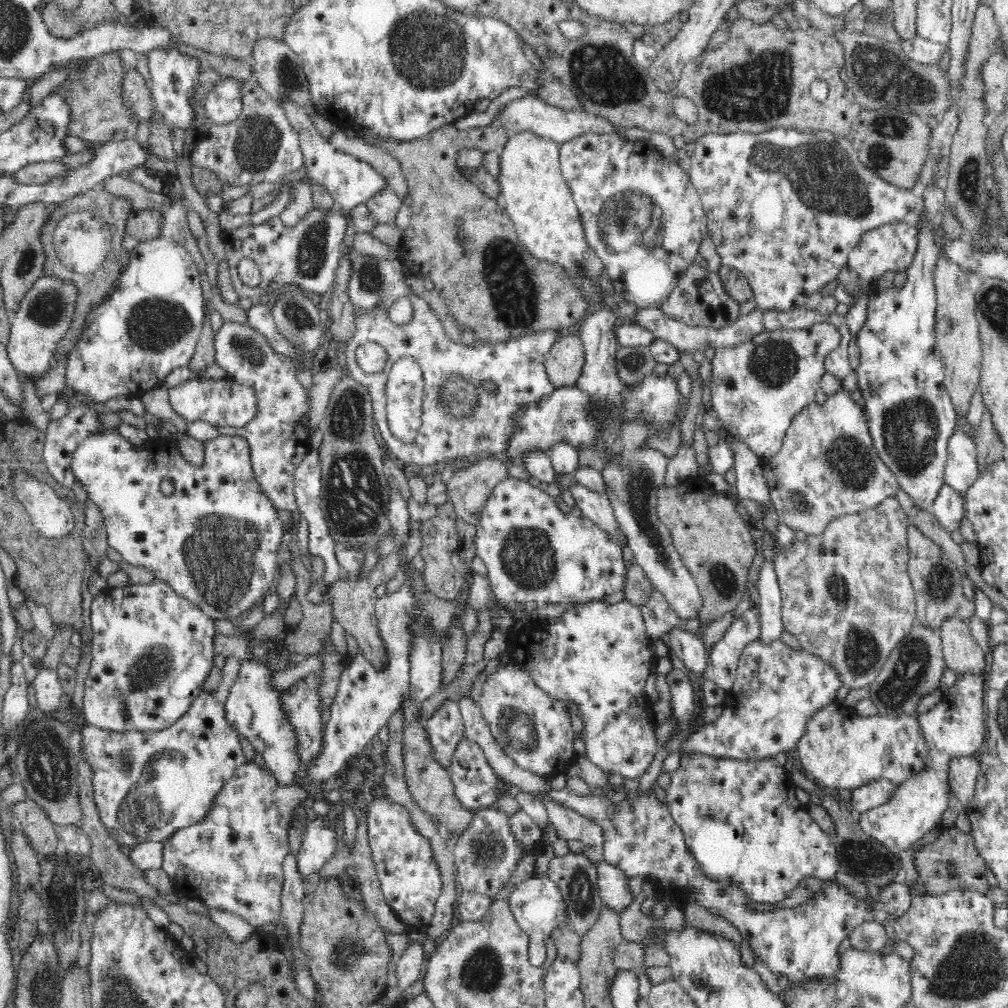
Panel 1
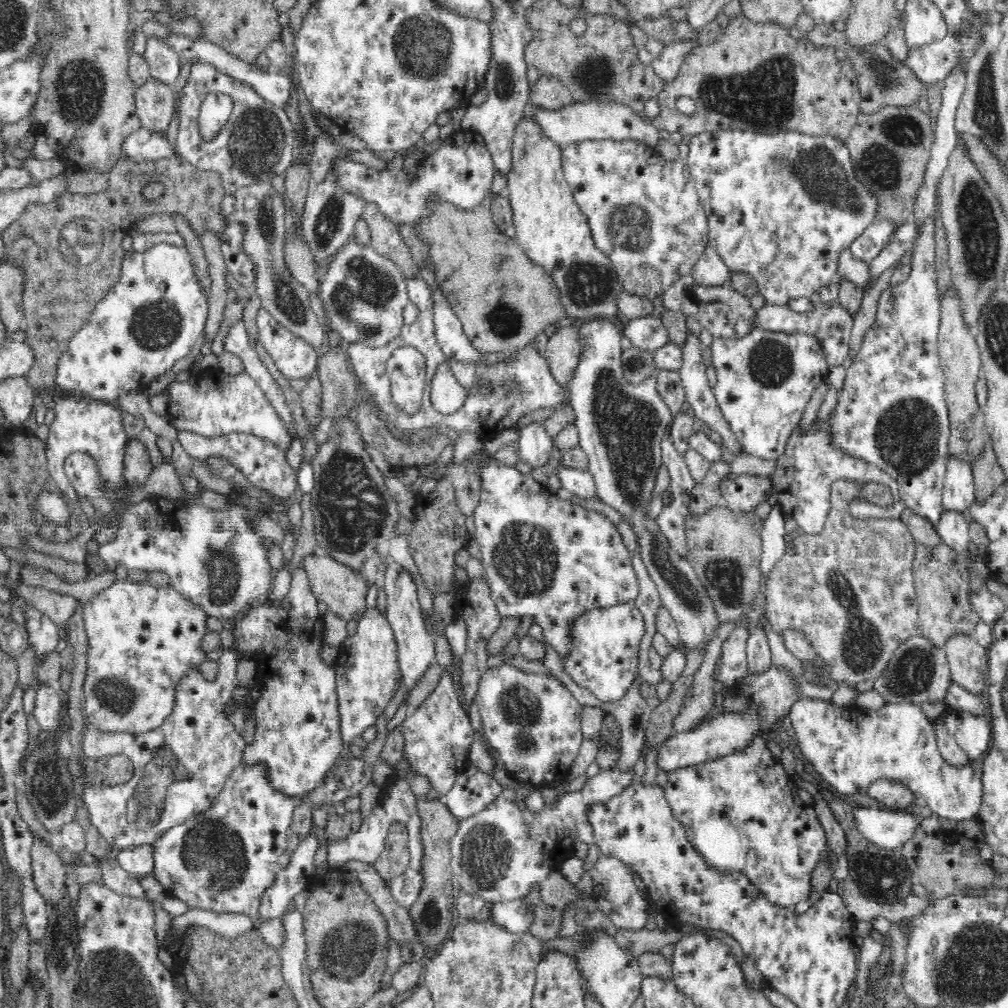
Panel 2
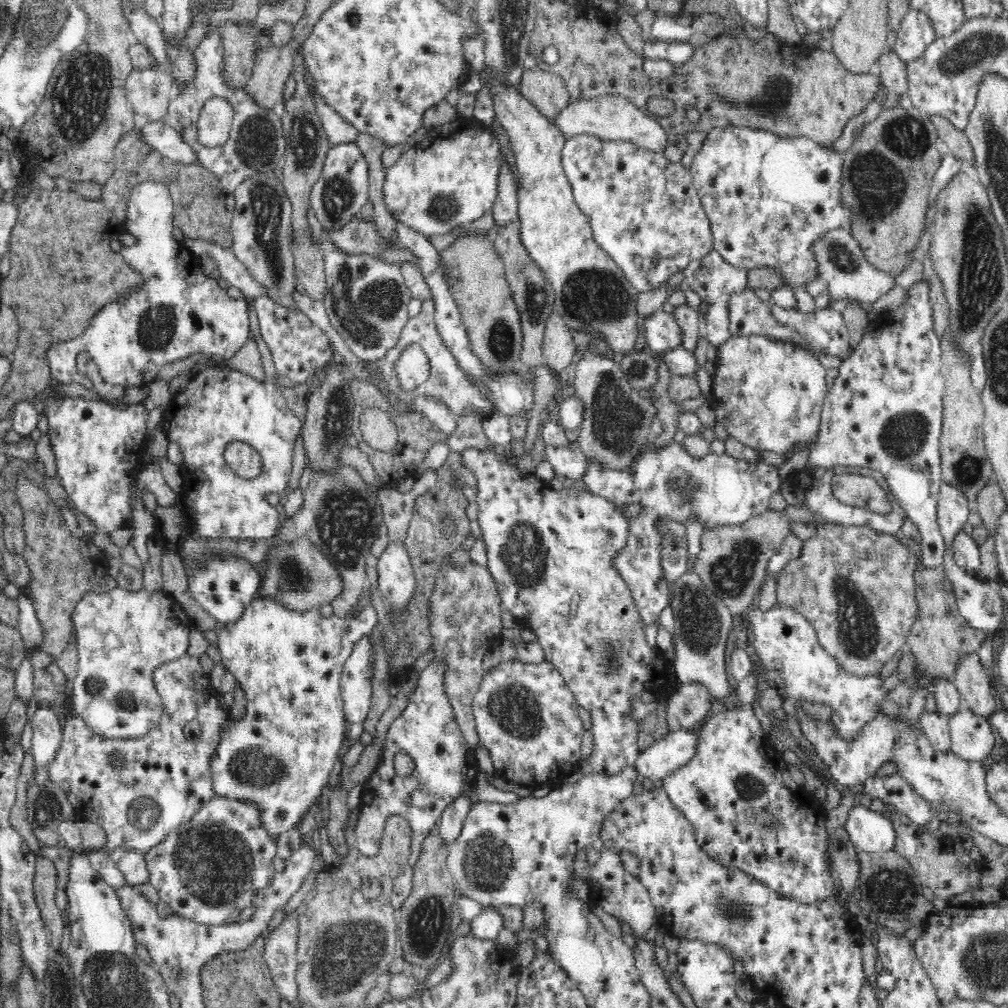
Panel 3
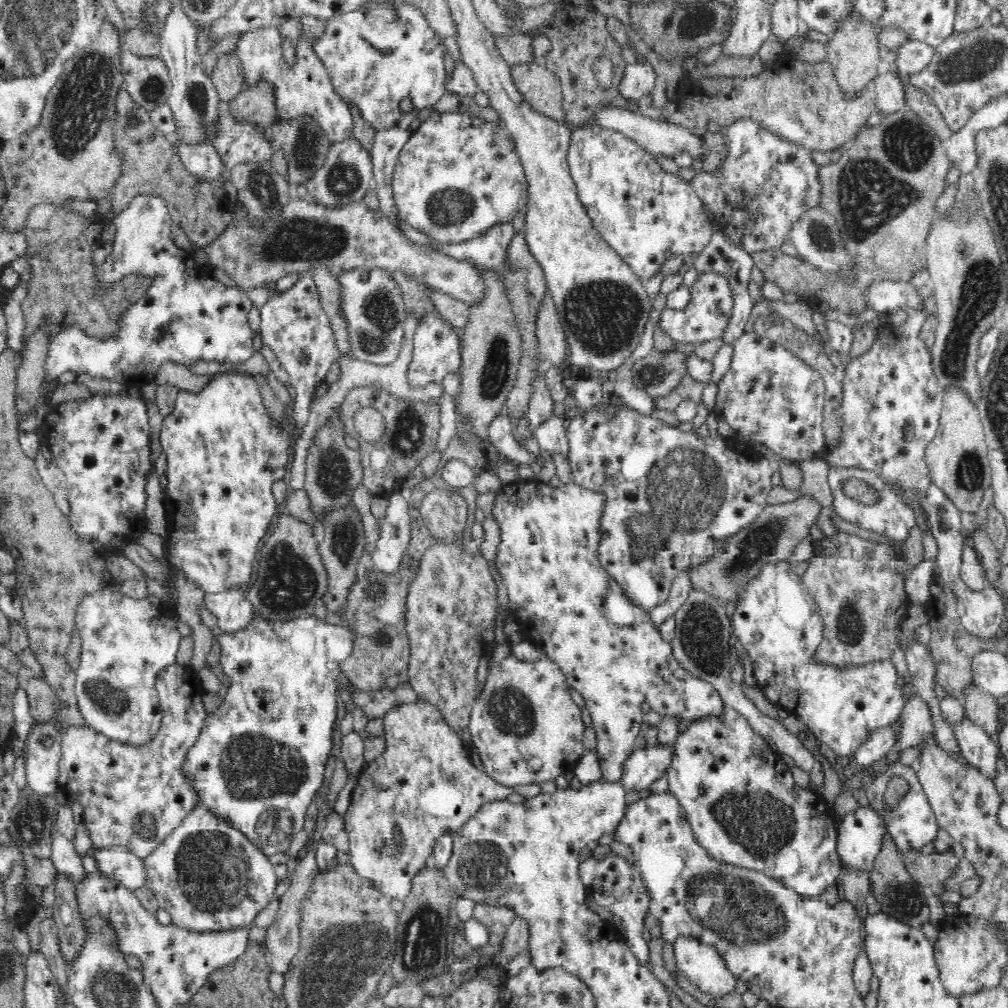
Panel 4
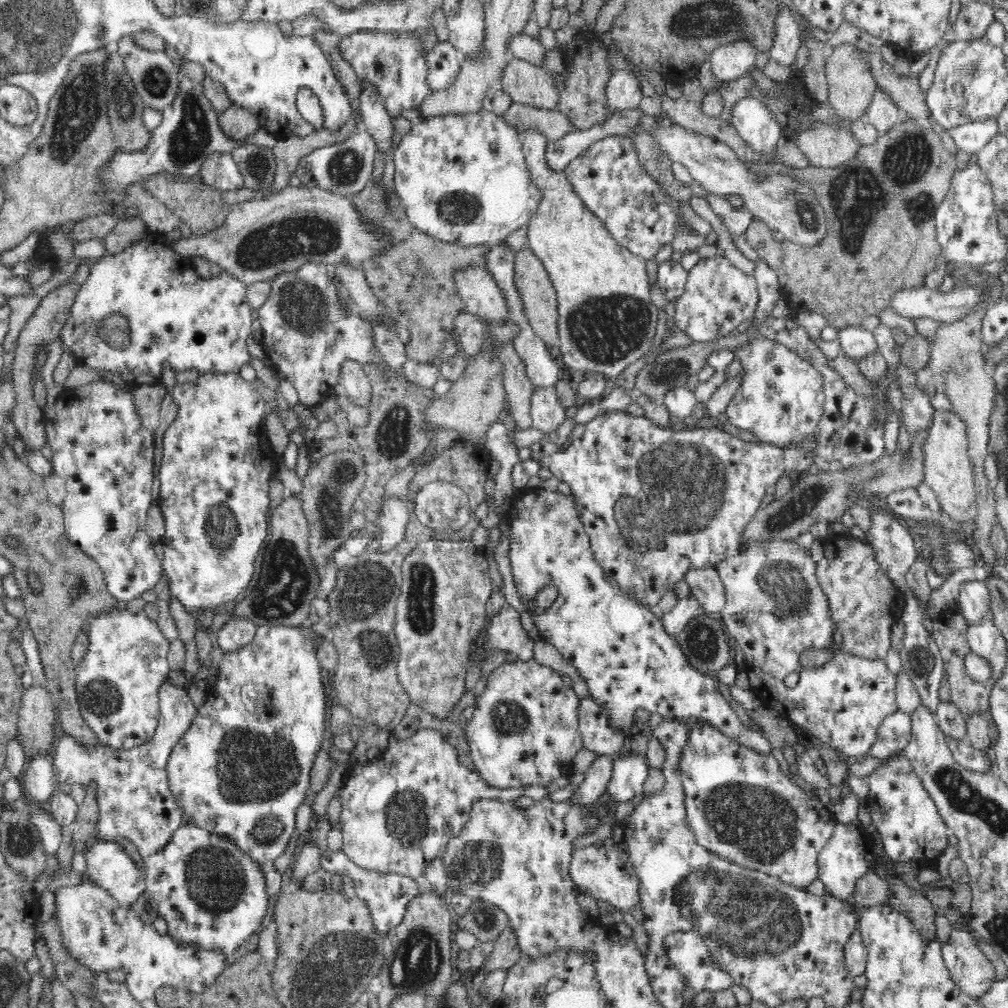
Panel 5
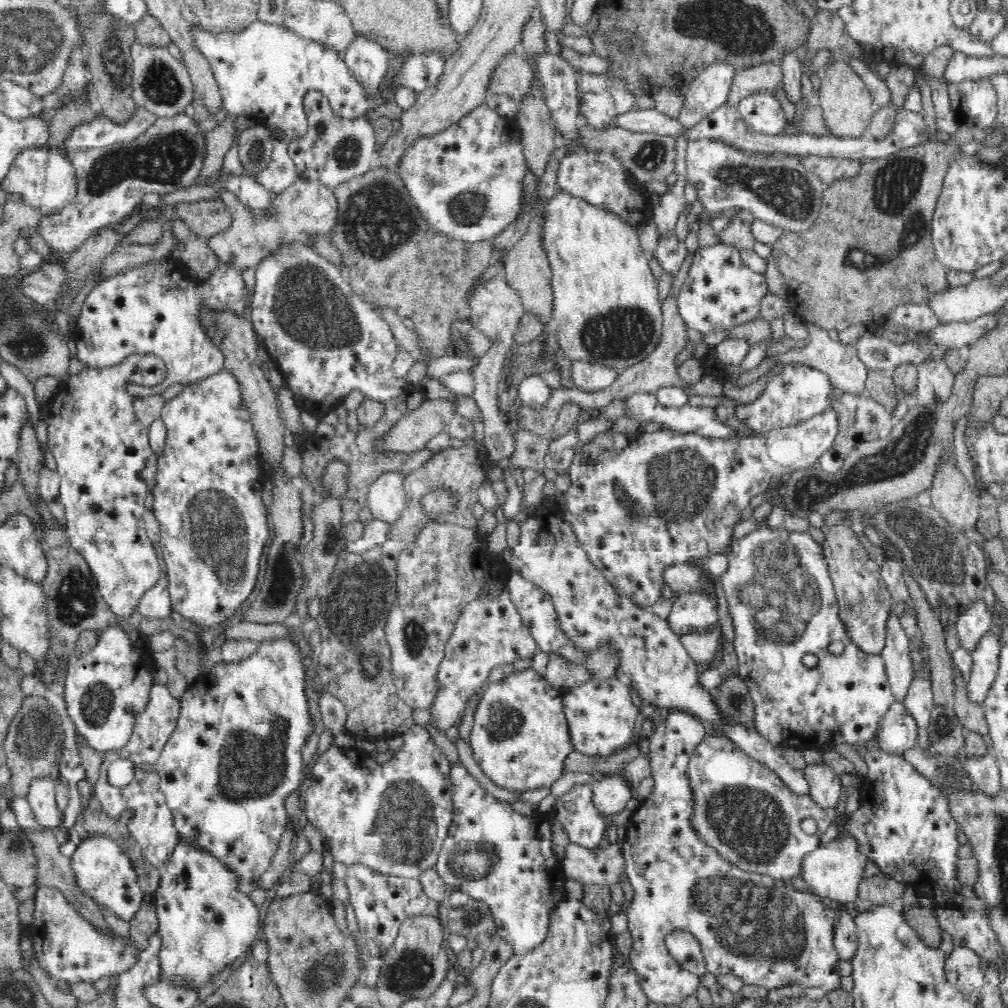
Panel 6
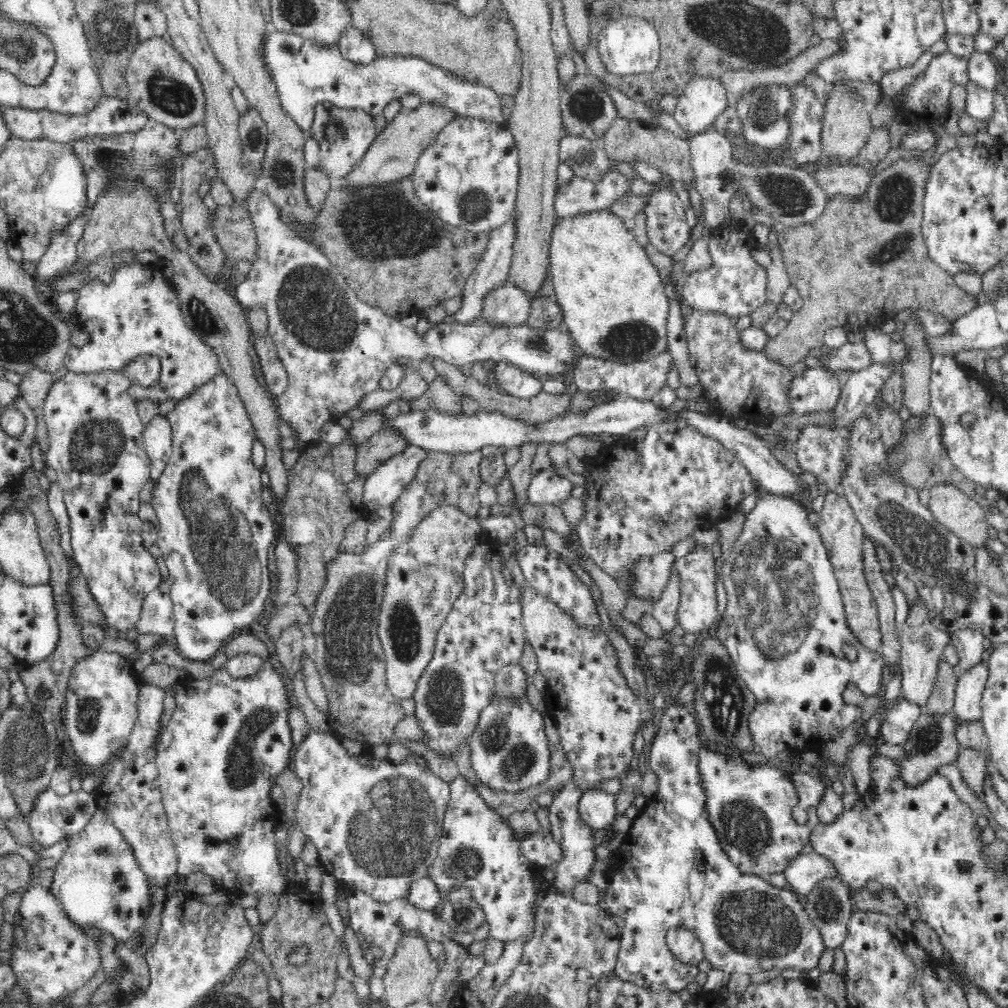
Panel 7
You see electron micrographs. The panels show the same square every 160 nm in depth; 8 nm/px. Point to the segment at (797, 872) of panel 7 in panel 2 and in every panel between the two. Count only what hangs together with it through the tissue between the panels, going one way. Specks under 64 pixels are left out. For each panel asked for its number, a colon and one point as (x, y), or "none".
2: (888, 829)
3: (869, 831)
4: (859, 834)
5: (847, 855)
6: (833, 871)

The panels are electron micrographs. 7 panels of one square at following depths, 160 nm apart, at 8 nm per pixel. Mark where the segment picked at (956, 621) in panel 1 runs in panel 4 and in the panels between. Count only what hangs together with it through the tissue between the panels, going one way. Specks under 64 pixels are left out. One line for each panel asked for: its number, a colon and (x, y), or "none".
2: (967, 660)
3: (976, 691)
4: (982, 709)

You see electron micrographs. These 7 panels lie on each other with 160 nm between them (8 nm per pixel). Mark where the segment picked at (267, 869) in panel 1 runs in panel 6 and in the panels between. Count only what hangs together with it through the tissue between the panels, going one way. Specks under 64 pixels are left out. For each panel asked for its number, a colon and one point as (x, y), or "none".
2: (222, 860)
3: (208, 870)
4: (209, 878)
5: (212, 897)
6: (205, 923)

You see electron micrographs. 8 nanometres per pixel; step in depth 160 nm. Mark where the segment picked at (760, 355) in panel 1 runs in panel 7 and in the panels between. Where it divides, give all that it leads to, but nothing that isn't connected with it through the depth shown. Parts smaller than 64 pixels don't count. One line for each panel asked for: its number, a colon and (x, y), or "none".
2: (765, 379)
3: (769, 394)
4: (768, 395)
5: (781, 400)
6: (799, 392)
7: (816, 389)

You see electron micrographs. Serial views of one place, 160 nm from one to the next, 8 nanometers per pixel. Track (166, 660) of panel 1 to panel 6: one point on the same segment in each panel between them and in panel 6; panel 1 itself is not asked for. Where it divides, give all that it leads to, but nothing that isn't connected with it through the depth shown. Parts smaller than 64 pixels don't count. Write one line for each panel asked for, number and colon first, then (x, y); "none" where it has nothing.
2: (141, 638)
3: (123, 637)
4: (125, 643)
5: (116, 685)
6: (104, 690)

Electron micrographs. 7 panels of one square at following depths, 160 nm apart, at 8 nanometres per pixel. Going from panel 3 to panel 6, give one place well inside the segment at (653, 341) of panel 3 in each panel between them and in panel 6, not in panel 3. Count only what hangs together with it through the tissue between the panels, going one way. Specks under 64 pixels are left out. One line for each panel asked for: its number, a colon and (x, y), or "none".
4: (709, 311)
5: (717, 297)
6: (720, 292)

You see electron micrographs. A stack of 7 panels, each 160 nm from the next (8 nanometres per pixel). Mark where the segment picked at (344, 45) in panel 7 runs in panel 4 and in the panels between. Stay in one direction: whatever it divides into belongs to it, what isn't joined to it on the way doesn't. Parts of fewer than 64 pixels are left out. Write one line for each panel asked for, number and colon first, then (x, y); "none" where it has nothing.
4: (386, 144)
5: (375, 118)
6: (365, 58)

